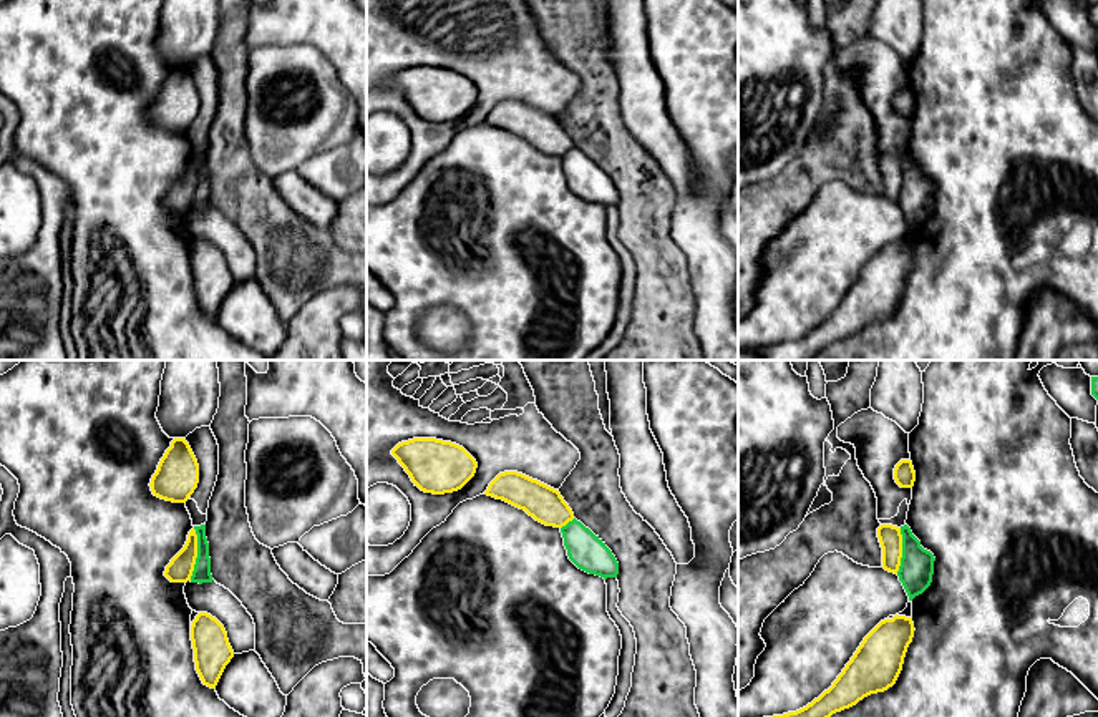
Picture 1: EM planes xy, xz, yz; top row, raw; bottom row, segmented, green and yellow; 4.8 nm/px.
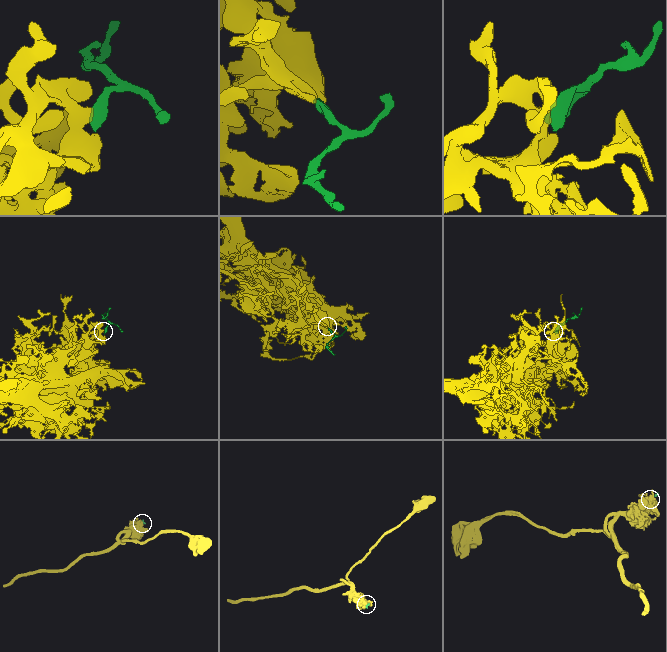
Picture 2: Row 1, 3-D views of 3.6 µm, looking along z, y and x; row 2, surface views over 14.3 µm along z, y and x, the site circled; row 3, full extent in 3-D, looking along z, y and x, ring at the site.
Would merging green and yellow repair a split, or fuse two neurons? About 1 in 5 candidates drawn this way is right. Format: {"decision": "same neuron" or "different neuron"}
{"decision": "different neuron"}

